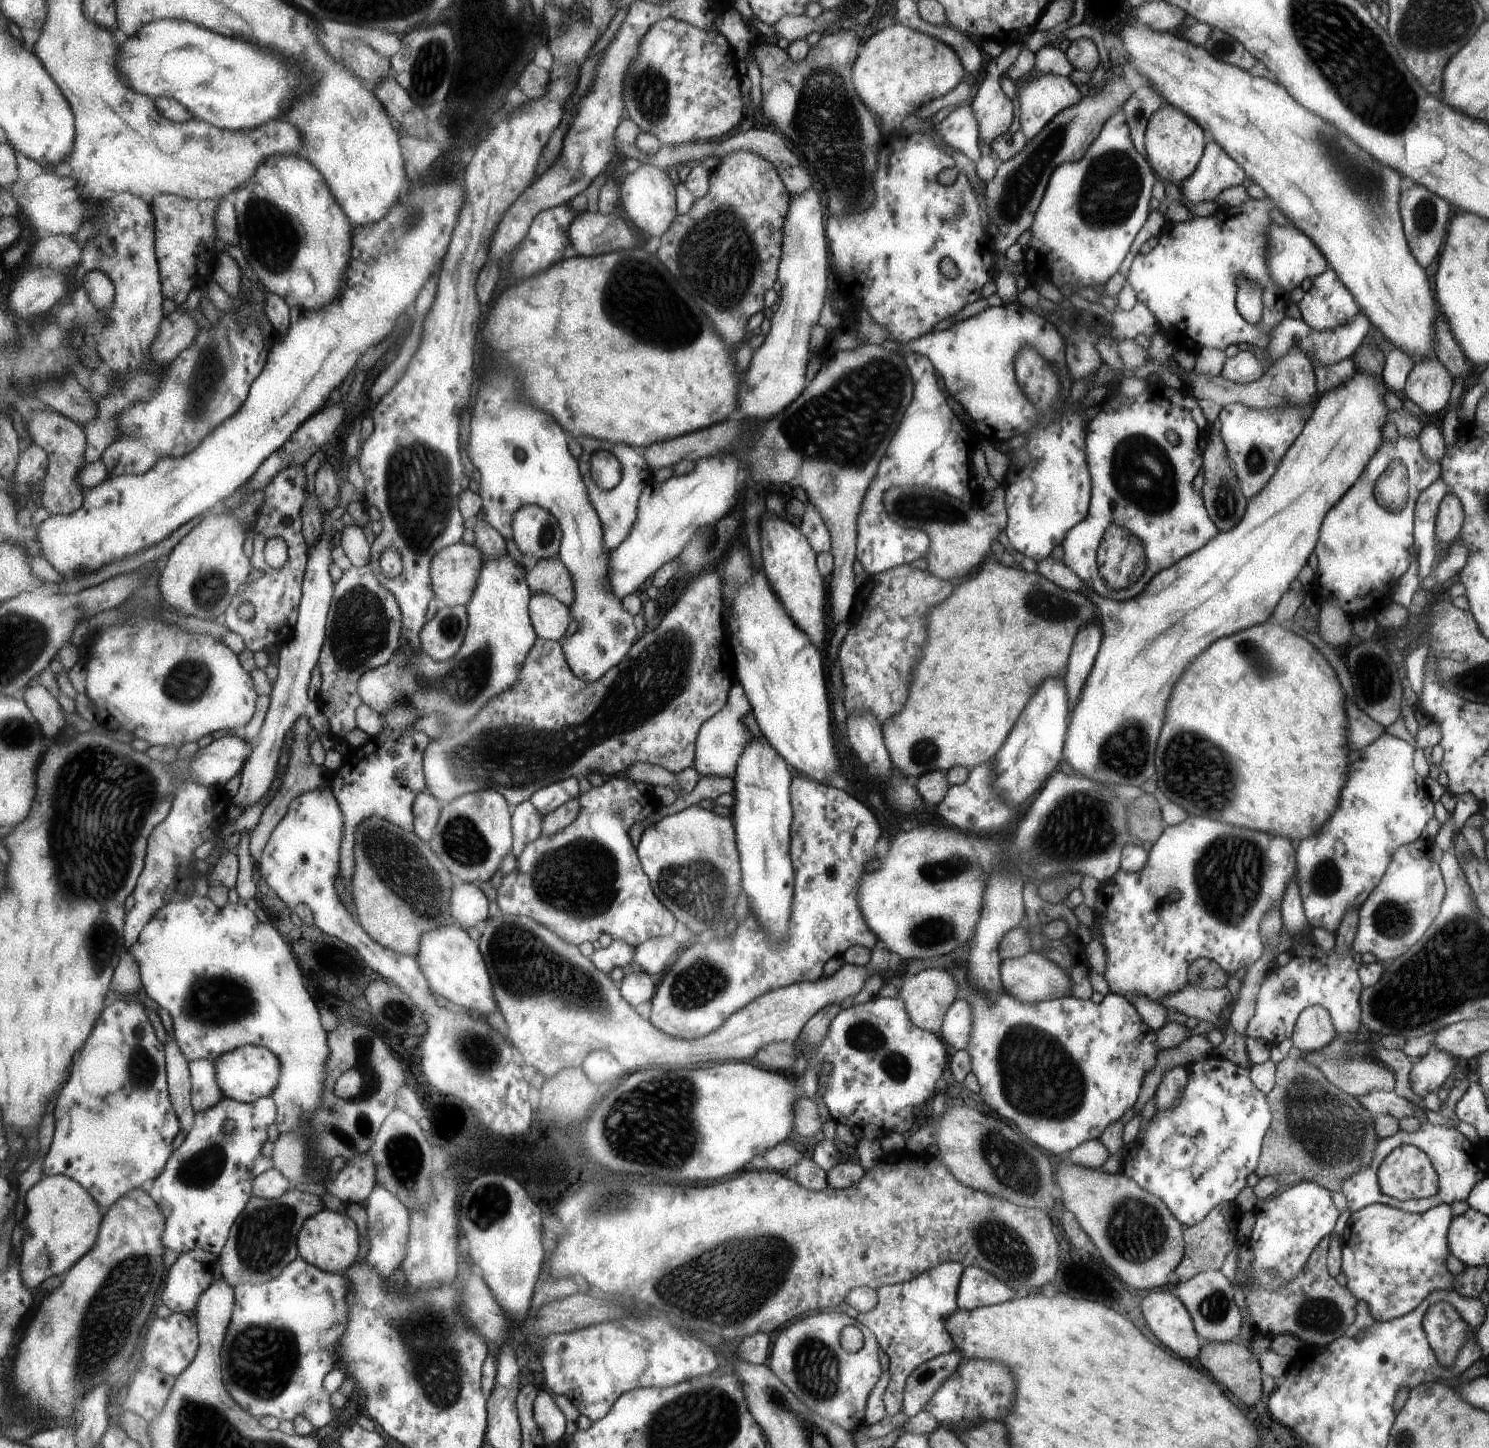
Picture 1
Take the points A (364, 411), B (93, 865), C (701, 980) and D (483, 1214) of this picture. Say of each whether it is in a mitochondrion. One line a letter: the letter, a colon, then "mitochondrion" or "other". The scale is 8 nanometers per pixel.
A: other
B: mitochondrion
C: mitochondrion
D: mitochondrion

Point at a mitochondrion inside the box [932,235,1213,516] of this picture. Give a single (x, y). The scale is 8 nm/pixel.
(1131, 454)

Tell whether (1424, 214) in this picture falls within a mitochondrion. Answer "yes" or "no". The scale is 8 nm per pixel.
yes

